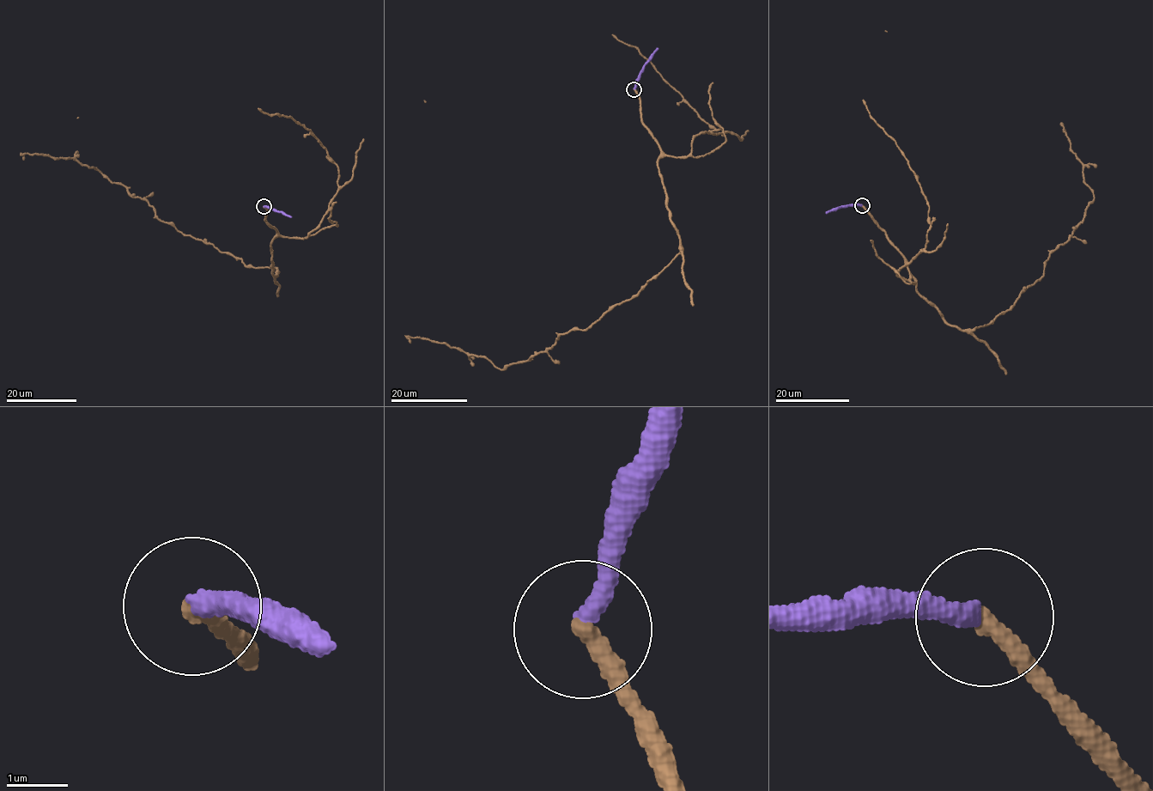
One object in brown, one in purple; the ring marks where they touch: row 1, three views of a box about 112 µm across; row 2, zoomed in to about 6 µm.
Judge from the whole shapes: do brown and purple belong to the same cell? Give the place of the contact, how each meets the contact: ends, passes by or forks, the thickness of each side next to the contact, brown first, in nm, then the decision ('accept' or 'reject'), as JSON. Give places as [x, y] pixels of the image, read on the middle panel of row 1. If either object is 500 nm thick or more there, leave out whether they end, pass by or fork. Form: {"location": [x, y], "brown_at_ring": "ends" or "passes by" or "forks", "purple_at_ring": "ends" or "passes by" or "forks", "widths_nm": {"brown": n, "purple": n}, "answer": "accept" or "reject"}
{"location": [634, 89], "brown_at_ring": "ends", "purple_at_ring": "ends", "widths_nm": {"brown": 320, "purple": 320}, "answer": "reject"}

